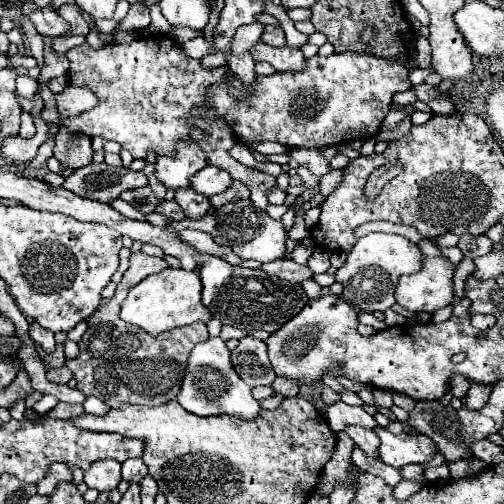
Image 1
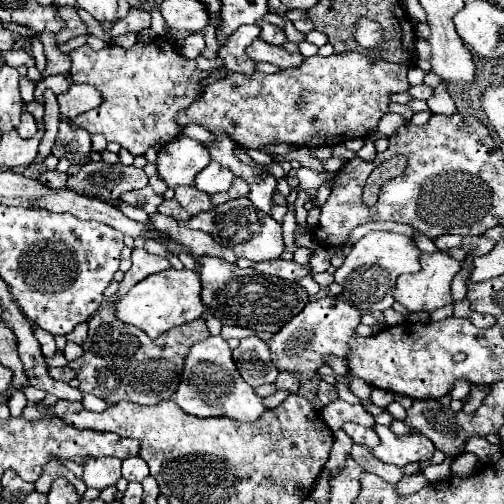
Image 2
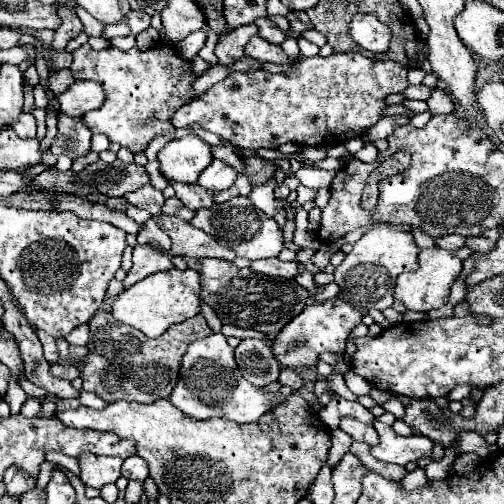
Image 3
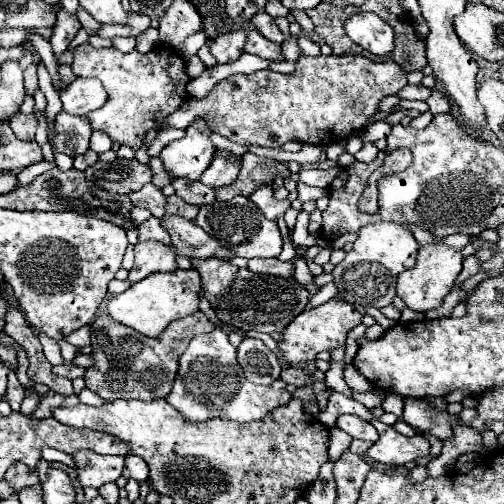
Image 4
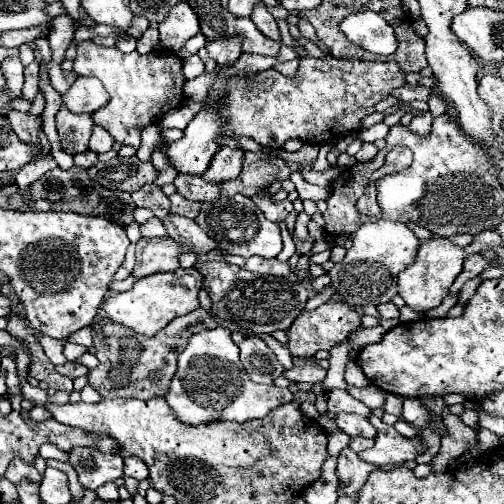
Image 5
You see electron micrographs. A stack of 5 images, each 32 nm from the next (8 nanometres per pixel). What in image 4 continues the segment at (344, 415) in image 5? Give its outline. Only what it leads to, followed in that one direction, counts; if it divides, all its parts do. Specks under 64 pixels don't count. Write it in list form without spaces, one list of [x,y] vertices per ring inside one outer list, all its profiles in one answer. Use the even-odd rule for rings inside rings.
[[[352,414],[340,416],[340,420],[336,422],[336,426],[338,426],[340,430],[344,430],[346,434],[350,434],[352,438],[370,440],[370,442],[376,442],[376,440],[378,440],[376,428],[374,428],[370,422],[366,422],[366,420],[358,420],[358,416],[352,416]]]

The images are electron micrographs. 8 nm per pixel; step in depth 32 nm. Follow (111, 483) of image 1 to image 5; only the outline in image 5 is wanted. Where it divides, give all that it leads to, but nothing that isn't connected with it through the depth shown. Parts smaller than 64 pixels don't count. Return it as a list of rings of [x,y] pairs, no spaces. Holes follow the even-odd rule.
[[[74,448],[70,452],[70,466],[78,472],[80,484],[88,490],[96,490],[98,486],[120,478],[122,464],[120,454],[104,454],[94,448]]]

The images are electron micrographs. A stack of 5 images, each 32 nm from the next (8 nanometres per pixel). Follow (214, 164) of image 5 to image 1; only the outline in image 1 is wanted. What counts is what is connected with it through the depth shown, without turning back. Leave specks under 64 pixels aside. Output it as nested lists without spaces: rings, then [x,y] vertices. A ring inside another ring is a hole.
[[[210,164],[192,176],[190,186],[204,196],[214,196],[214,194],[226,192],[230,184],[232,184],[232,176],[228,176],[228,172],[224,172],[222,168],[216,168]]]

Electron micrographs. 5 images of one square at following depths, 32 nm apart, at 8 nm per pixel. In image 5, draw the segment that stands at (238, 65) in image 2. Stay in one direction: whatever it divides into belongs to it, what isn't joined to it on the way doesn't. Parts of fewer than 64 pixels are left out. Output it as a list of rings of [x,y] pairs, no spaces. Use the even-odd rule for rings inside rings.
[[[232,36],[232,38],[222,38],[222,40],[214,40],[206,44],[208,56],[218,64],[218,66],[226,66],[232,64],[240,58],[240,38]]]

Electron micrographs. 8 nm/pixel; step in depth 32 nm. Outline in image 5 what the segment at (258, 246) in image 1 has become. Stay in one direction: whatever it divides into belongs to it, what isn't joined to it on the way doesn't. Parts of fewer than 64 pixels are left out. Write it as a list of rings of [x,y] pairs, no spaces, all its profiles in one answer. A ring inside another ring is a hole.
[[[236,194],[232,198],[218,198],[214,202],[202,204],[200,214],[196,216],[198,226],[216,240],[218,248],[228,254],[238,254],[242,258],[262,256],[262,258],[276,258],[282,250],[282,238],[278,224],[266,220],[262,210],[252,198]]]

